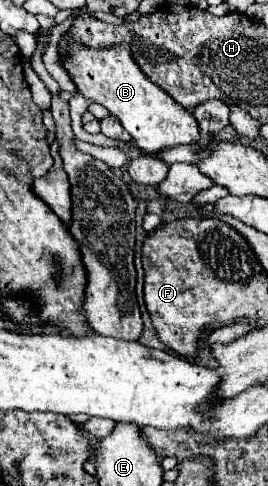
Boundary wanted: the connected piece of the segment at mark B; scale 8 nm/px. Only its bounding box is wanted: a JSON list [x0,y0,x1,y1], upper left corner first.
[58,41,200,155]

